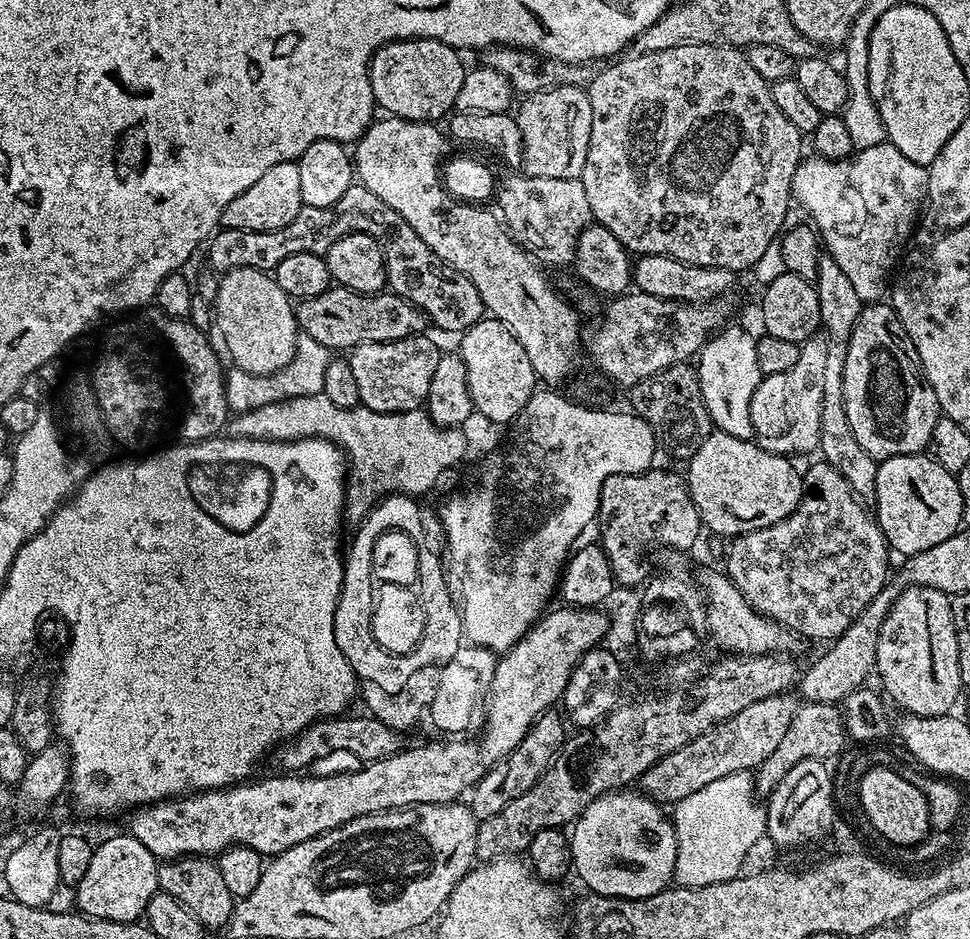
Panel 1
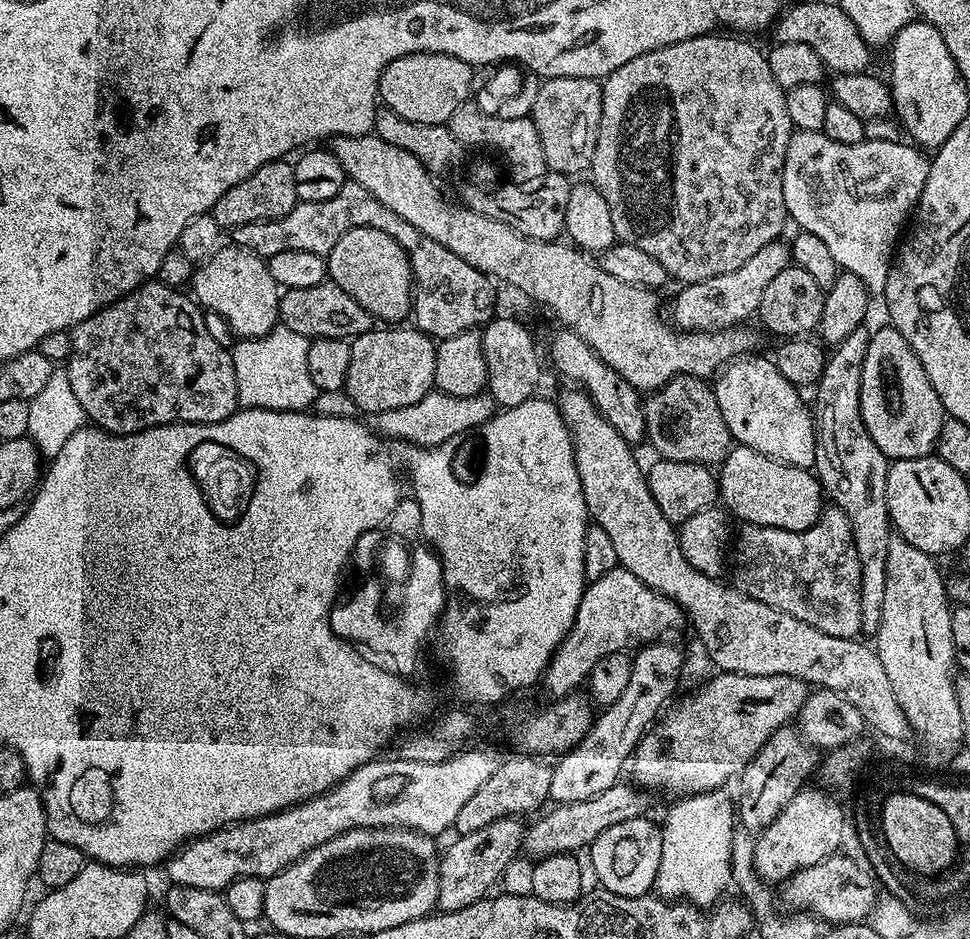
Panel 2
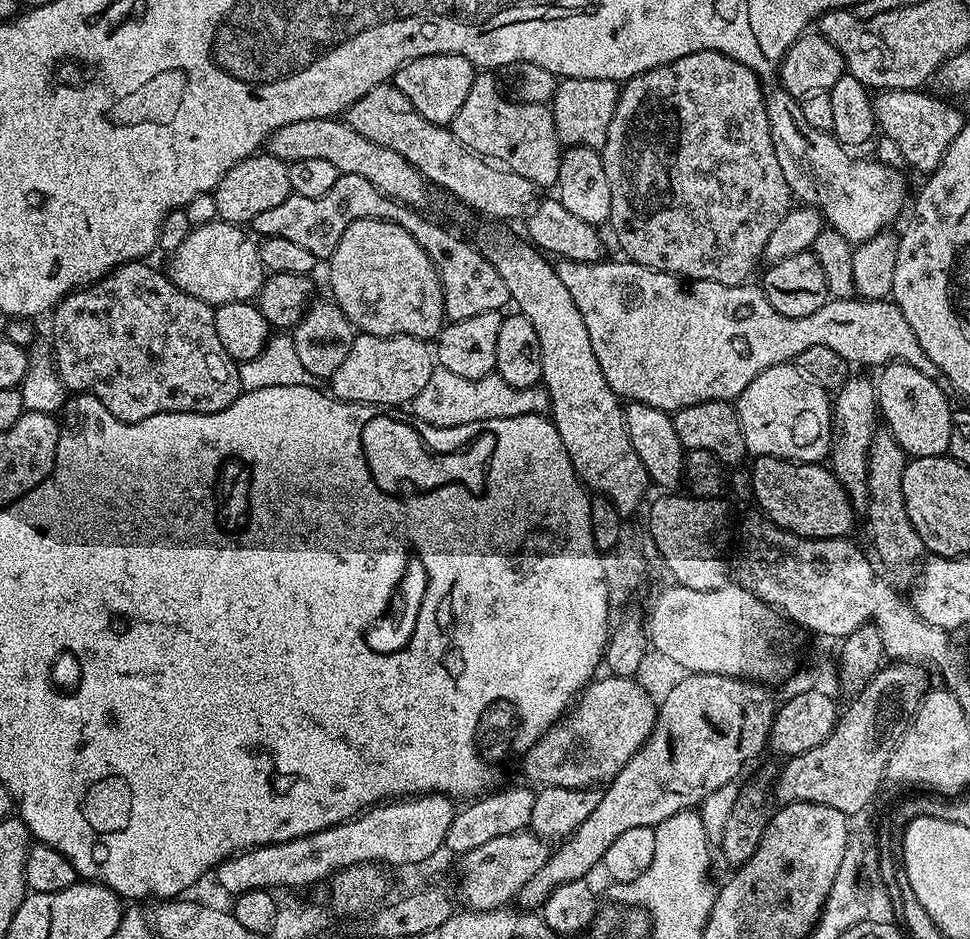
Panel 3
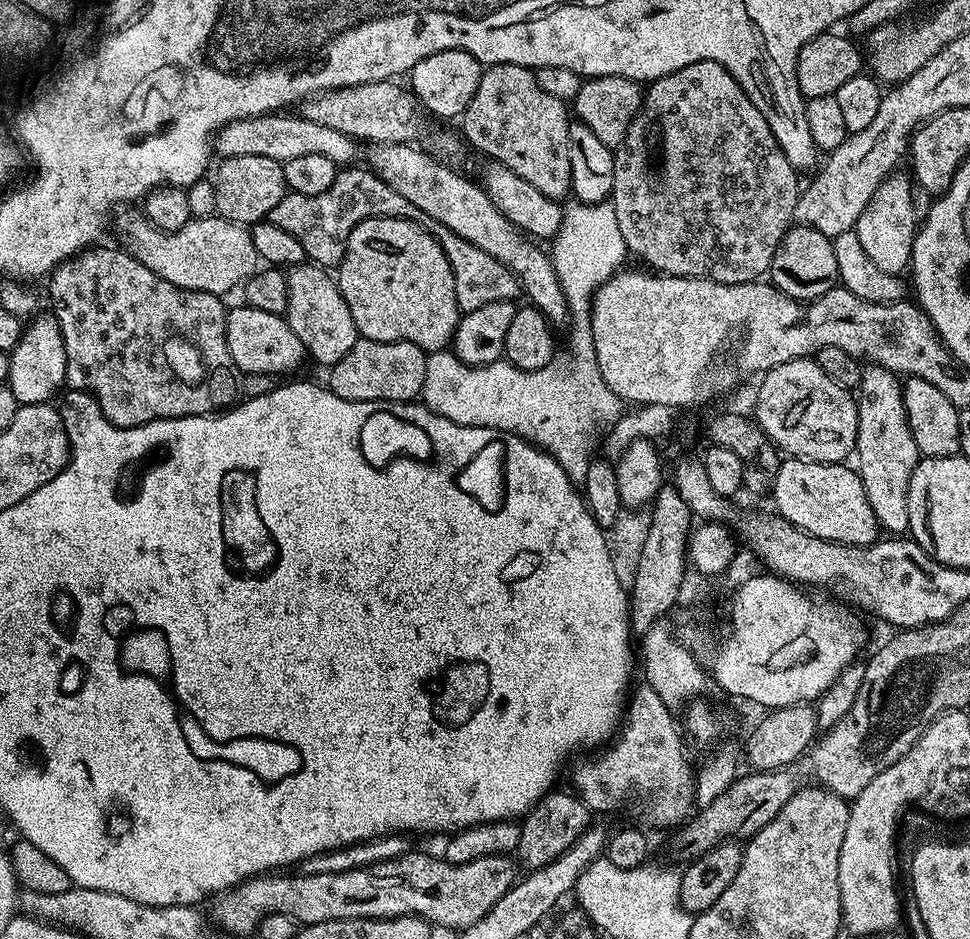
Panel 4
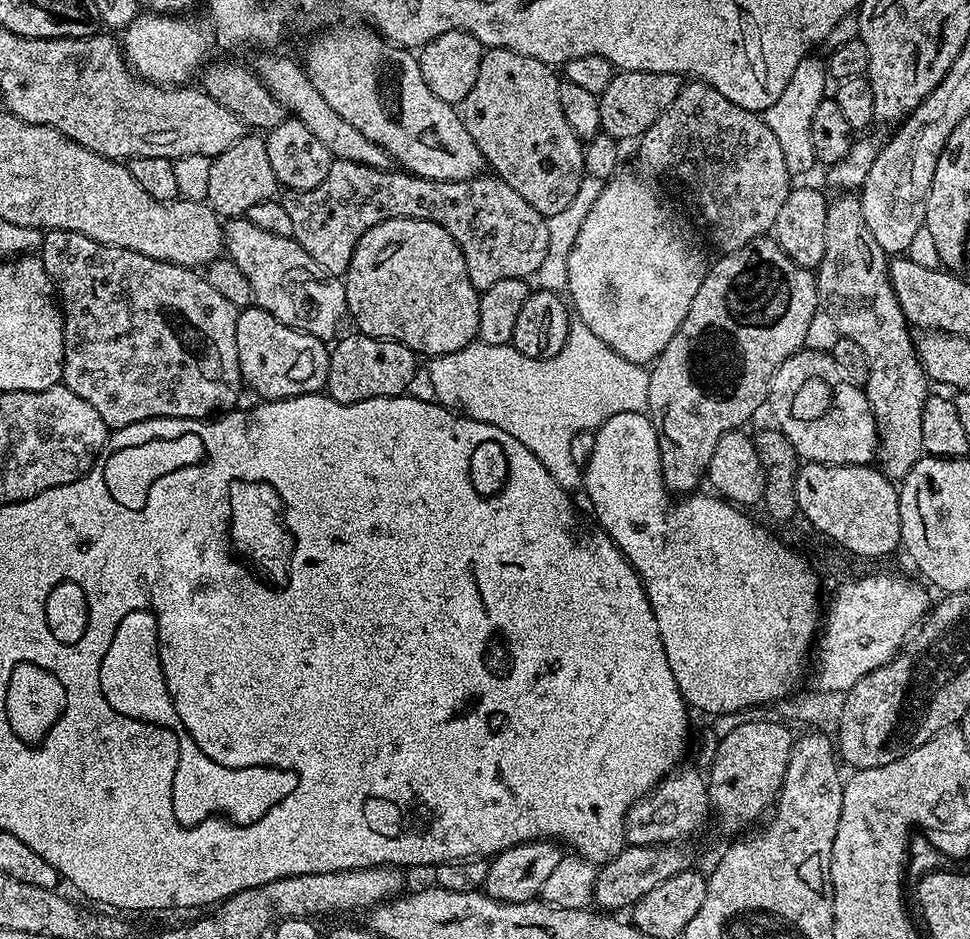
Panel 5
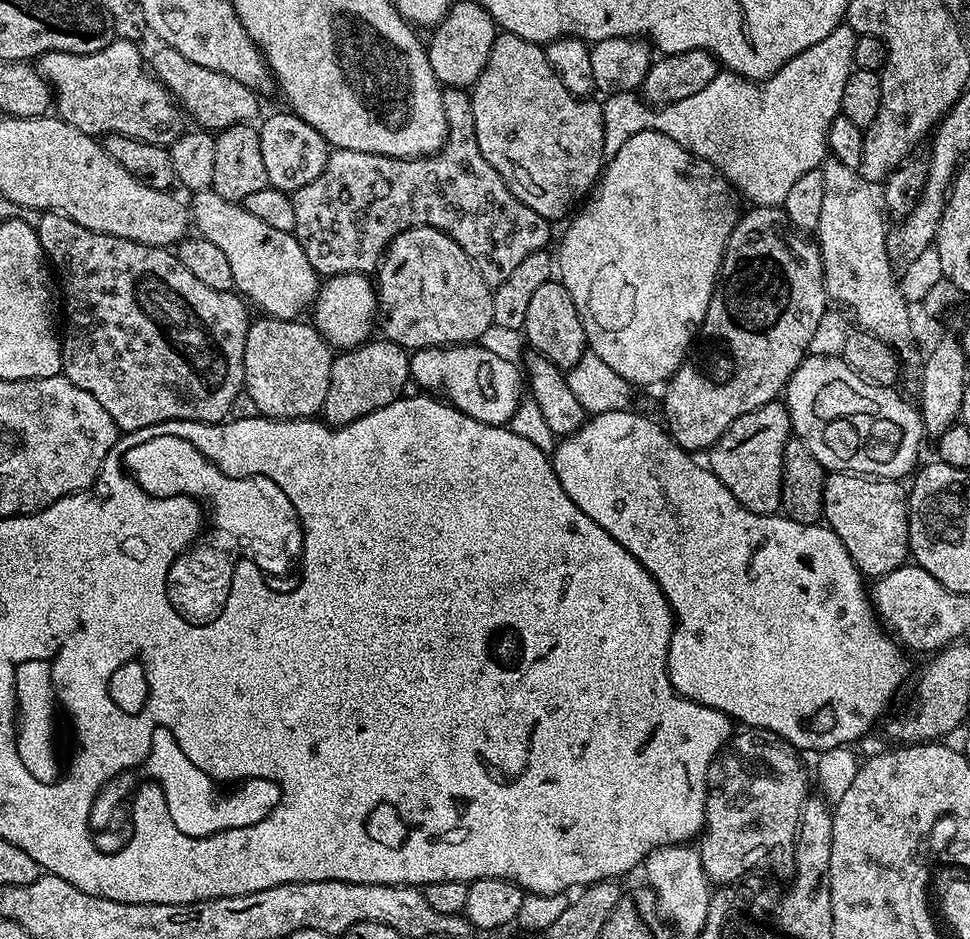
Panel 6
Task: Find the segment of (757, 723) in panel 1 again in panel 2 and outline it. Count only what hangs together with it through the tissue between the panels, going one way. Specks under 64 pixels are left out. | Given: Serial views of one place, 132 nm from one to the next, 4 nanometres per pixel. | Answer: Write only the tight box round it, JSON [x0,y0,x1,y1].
[523,782,649,858]

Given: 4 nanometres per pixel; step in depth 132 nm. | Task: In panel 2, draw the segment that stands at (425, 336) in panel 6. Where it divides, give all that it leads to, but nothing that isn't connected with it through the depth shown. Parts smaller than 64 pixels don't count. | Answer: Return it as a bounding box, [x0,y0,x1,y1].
[326,228,414,322]

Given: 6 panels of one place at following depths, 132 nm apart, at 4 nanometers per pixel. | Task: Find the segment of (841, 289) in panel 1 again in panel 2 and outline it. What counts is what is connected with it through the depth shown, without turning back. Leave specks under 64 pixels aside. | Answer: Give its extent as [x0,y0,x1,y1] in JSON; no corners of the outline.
[814,332,894,637]

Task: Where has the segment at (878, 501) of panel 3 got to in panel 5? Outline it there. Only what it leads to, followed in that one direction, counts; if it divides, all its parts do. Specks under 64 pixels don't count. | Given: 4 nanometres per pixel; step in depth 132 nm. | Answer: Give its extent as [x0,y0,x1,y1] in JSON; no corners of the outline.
[814,194,930,482]

